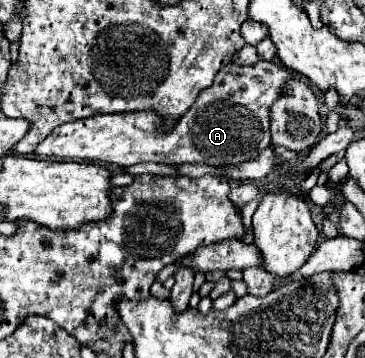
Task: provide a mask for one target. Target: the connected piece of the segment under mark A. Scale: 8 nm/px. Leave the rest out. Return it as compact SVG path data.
M265 60L243 68L227 64L219 70L215 82L199 92L195 104L169 132L163 130L161 118L151 112L99 114L57 126L37 146L35 154L43 158L75 158L81 162L107 162L117 166L133 166L139 162L169 166L183 162L205 162L213 166L247 162L255 158L259 150L271 146L271 104L279 98L281 88L291 76L293 74L285 66Z

